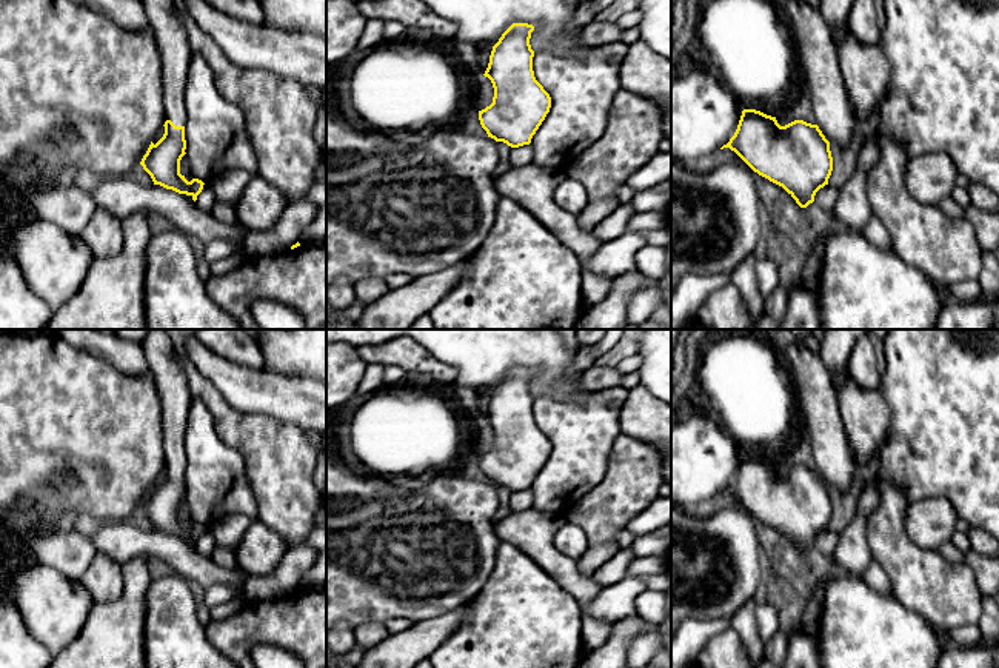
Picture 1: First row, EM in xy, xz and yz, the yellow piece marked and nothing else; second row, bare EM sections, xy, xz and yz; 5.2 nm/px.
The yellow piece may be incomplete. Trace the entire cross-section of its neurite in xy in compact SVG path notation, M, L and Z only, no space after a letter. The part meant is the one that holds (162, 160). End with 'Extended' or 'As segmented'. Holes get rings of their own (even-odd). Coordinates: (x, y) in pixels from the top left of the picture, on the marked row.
M142 0L142 3L160 48L166 122L163 137L155 145L151 142L140 165L154 185L191 195L195 202L205 183L199 179L188 182L180 174L180 160L186 154L185 80L192 51L174 0Z. Extended

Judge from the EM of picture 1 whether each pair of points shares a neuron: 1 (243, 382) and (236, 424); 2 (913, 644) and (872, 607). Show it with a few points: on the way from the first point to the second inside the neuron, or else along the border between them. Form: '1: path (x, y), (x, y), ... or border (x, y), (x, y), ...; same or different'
1: border (214, 385), (237, 410), (262, 413), (274, 419); different
2: path (902, 637), (882, 617); same

